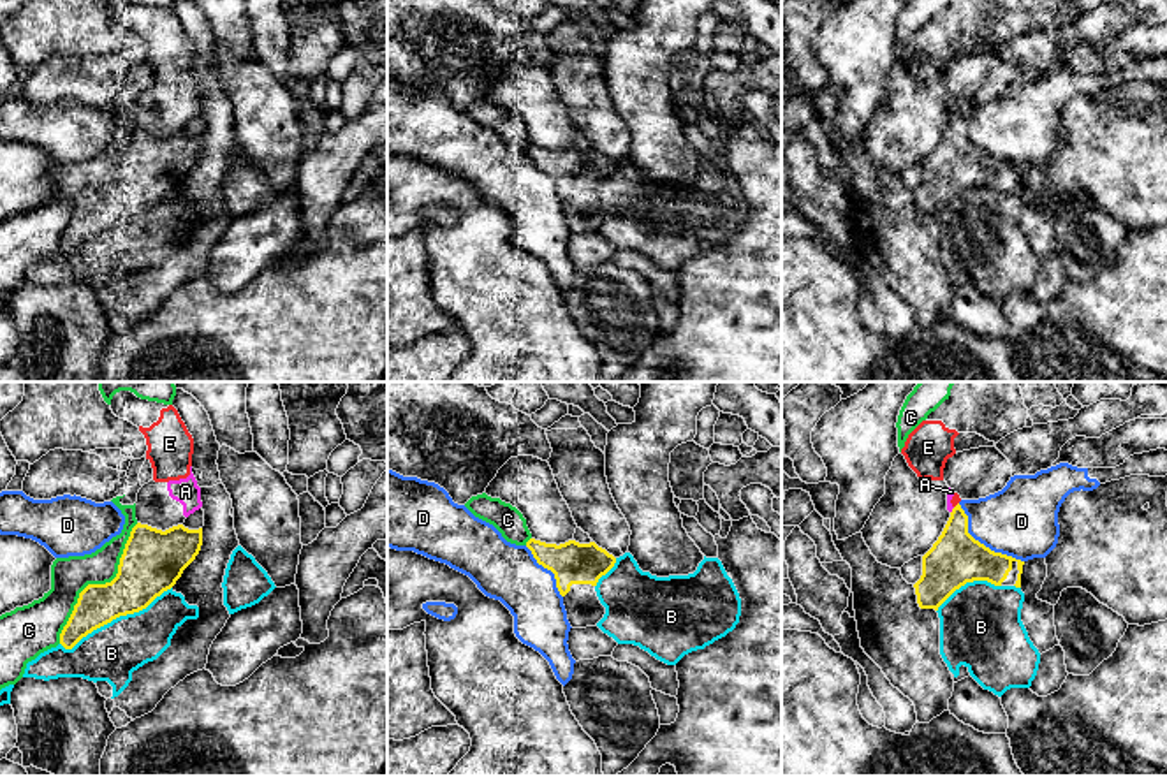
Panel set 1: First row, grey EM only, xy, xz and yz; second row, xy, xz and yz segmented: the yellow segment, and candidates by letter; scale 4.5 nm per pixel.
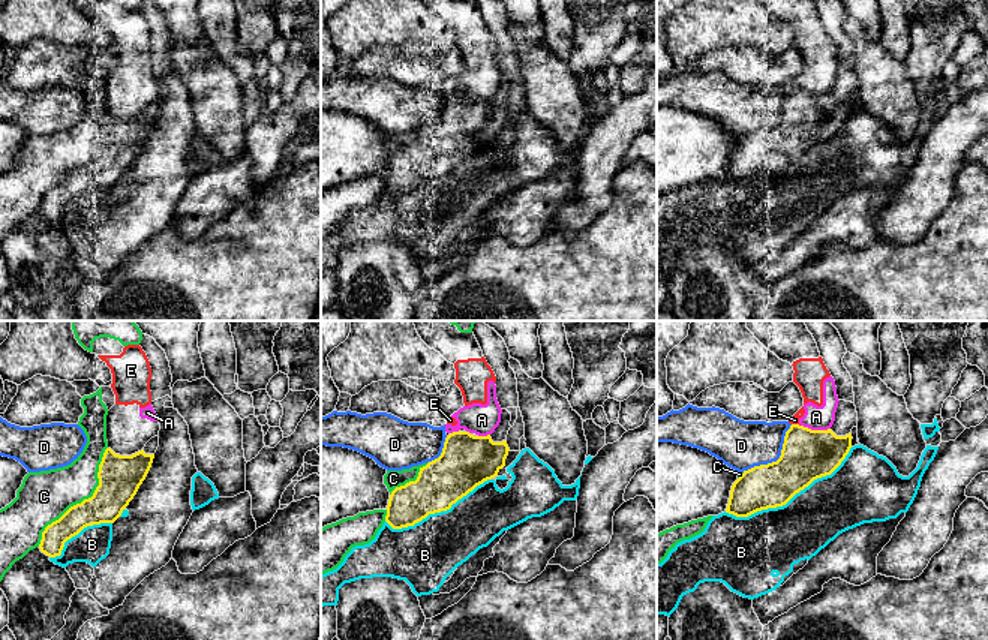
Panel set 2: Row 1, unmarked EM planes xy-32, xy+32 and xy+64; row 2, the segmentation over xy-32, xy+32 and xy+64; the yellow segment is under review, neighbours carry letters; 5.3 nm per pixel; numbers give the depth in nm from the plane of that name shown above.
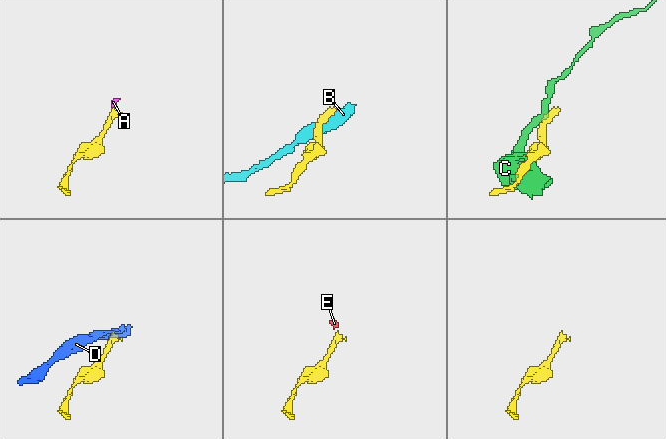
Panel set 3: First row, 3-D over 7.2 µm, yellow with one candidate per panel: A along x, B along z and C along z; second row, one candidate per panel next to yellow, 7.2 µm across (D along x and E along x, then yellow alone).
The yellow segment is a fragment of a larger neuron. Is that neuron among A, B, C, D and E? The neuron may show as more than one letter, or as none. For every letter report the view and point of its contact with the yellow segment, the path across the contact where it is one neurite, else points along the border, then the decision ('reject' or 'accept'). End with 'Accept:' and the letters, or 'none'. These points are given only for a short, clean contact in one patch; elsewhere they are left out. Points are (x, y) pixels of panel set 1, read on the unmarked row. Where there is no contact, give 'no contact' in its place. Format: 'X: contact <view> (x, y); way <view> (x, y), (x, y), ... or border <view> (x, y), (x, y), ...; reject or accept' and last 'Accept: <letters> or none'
A: contact yz (953, 117); border yz (954, 113), (951, 118); reject
B: contact xy (115, 224); reject
C: contact xy (99, 190); reject
D: contact yz (983, 150); reject
E: contact yz (956, 111); border yz (958, 108), (954, 113); reject
Accept: none

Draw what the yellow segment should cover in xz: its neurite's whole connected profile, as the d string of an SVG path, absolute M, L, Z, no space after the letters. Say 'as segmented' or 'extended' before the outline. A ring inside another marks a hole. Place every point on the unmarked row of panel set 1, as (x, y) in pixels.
extended | M530 144L526 153L539 171L554 179L570 232L597 232L606 213L600 209L595 192L614 172L616 164L595 148L569 146L556 151Z

